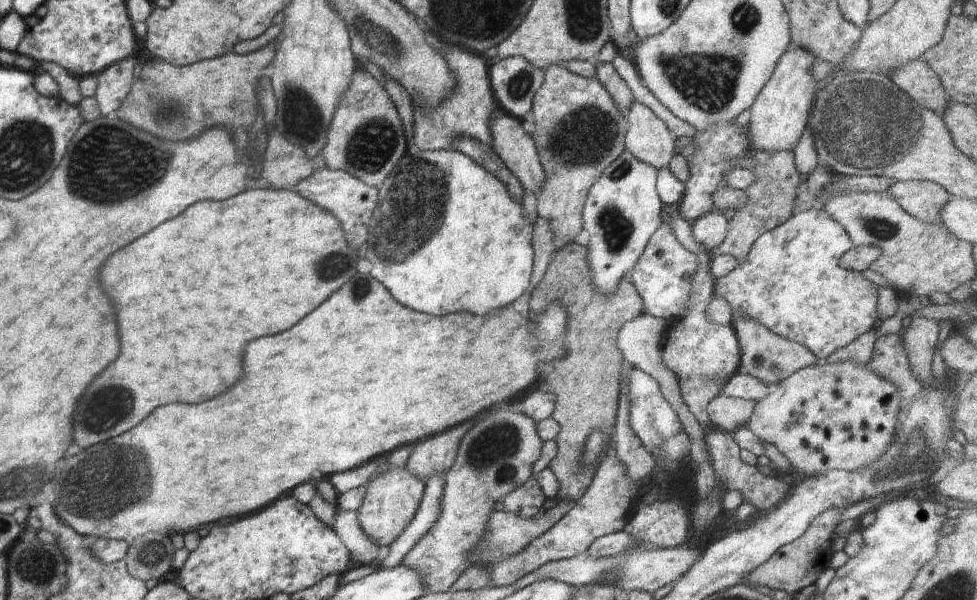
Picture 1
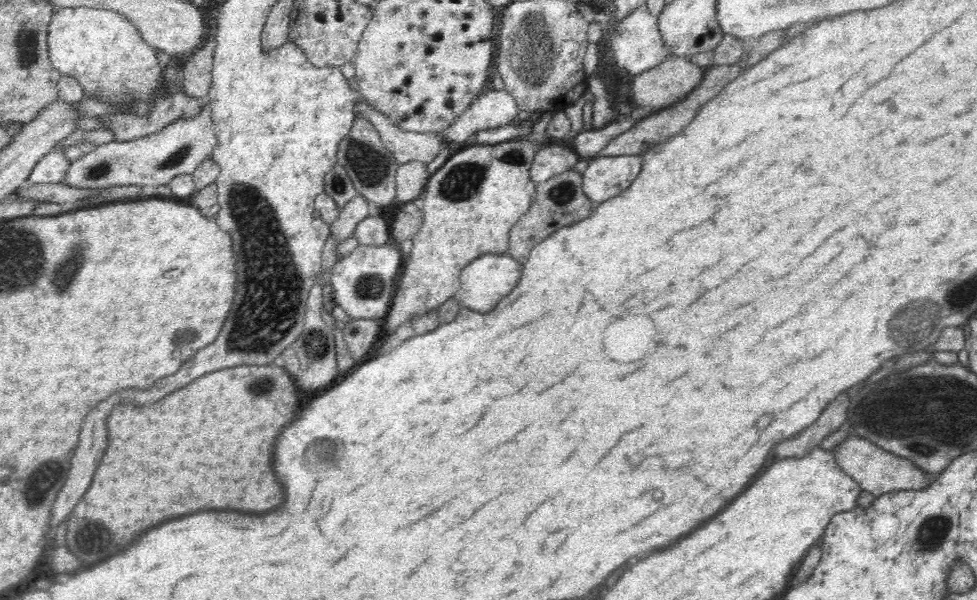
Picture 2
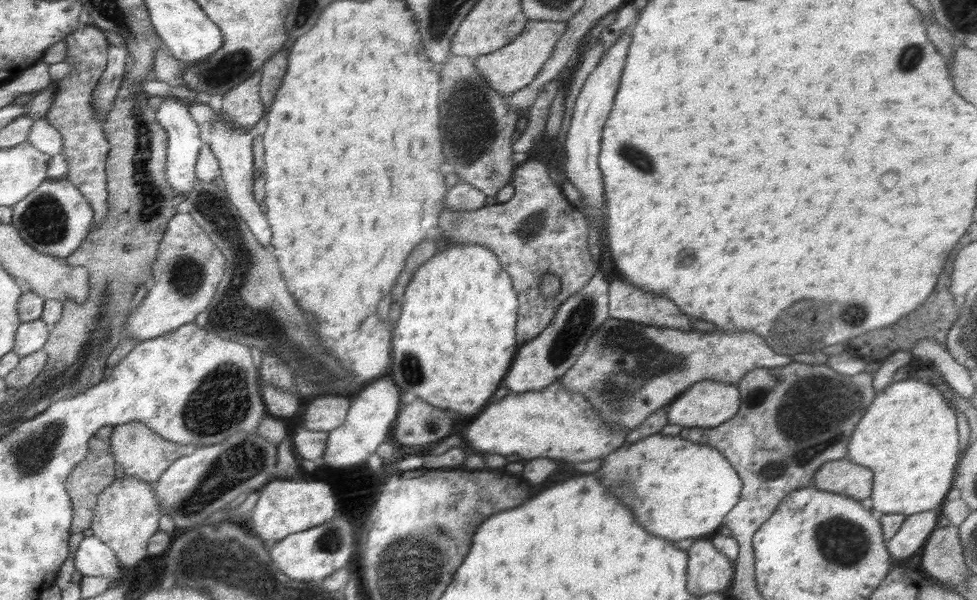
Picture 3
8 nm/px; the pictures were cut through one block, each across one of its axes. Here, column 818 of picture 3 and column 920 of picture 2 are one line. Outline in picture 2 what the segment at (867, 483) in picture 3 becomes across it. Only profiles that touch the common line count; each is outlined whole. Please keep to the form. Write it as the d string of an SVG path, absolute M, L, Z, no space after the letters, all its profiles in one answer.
M853 434L835 447L834 455L836 455L836 462L840 468L851 476L864 491L872 493L875 498L893 491L924 489L930 486L935 479L912 461L889 453L873 442Z

